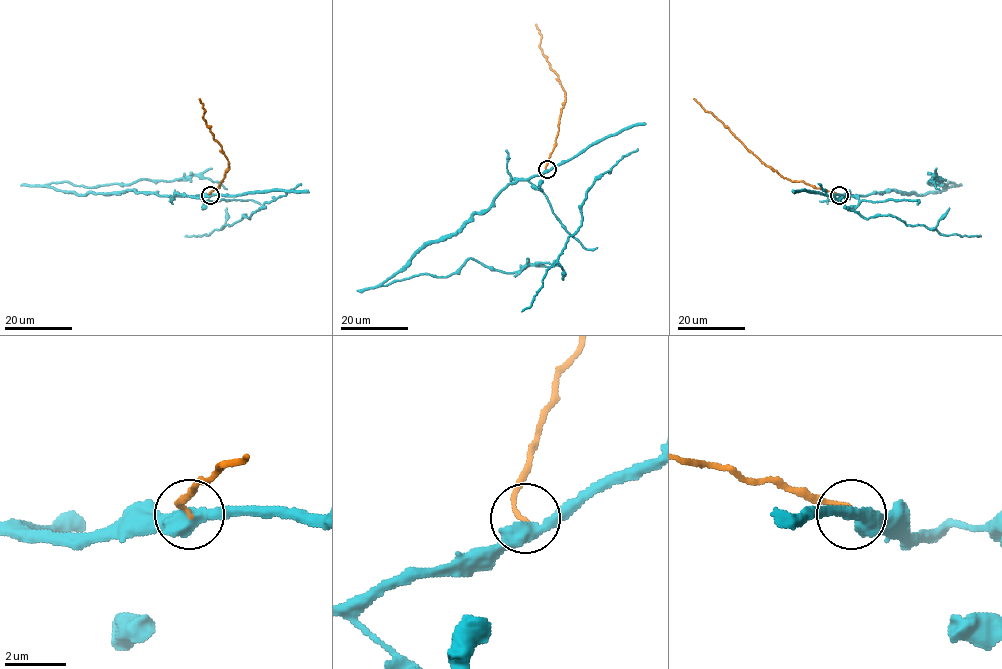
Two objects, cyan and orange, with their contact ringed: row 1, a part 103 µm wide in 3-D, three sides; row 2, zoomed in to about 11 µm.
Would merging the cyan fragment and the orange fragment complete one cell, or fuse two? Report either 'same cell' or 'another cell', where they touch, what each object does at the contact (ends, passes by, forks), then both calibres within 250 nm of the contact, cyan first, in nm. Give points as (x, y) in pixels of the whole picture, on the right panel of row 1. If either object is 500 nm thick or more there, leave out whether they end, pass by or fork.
another cell | (839, 195) | cyan passes by | orange ends | 480/140 nm

